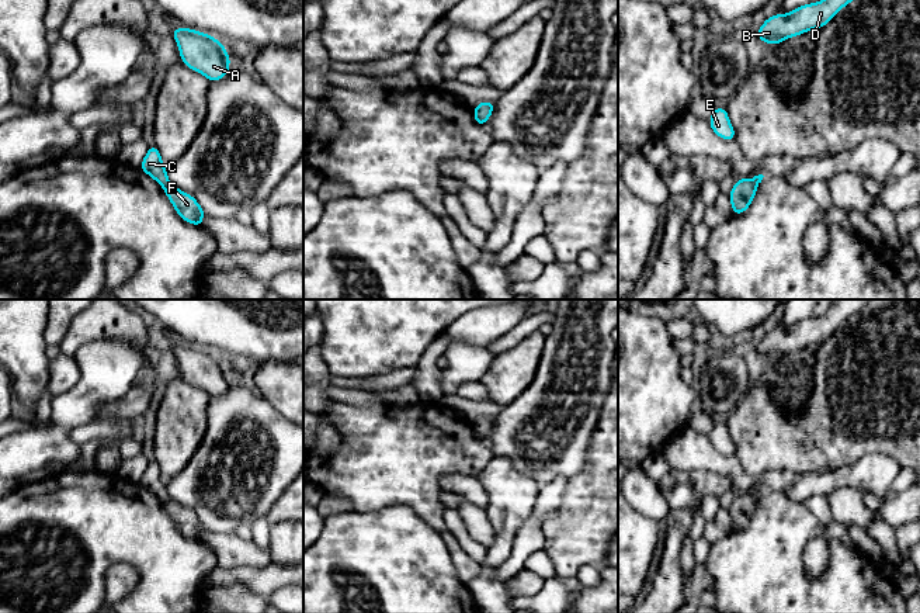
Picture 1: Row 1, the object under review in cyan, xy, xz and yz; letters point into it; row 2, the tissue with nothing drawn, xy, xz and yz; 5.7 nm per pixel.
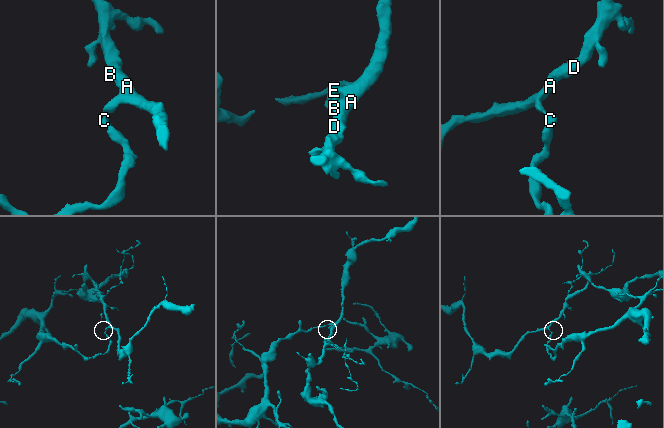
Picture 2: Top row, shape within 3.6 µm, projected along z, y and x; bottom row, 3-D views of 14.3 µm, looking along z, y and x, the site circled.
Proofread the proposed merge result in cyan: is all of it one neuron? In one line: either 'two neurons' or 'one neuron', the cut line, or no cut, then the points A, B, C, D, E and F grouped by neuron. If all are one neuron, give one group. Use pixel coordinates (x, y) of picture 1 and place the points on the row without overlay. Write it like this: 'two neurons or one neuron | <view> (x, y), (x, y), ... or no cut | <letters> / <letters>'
two neurons | xy (169, 498), (163, 502) | A B C D E / F

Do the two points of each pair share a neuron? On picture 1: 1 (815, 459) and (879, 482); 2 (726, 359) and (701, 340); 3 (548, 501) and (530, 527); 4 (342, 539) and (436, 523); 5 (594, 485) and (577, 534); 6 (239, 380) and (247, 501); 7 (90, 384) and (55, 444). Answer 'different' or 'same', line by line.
1: different
2: same
3: same
4: different
5: same
6: same
7: same

